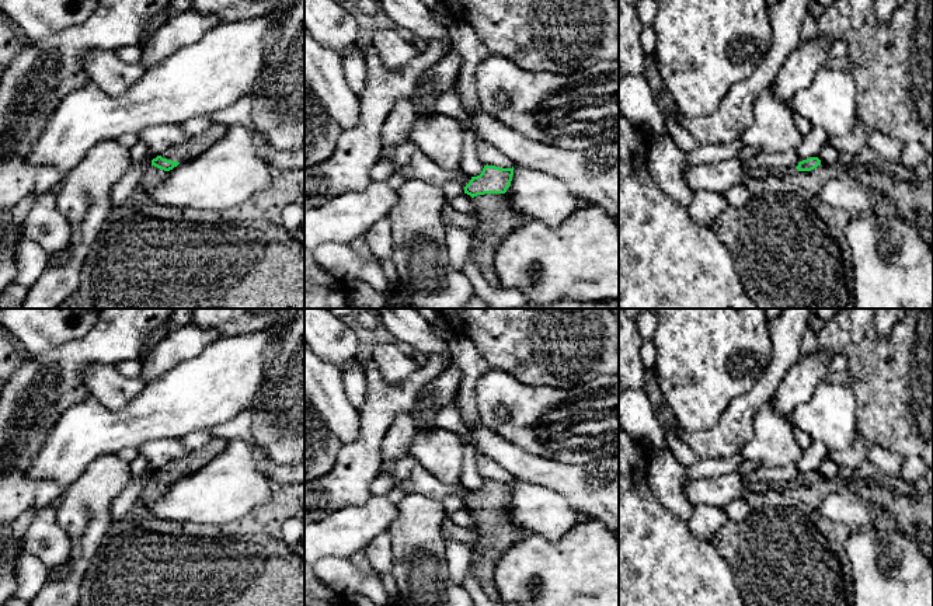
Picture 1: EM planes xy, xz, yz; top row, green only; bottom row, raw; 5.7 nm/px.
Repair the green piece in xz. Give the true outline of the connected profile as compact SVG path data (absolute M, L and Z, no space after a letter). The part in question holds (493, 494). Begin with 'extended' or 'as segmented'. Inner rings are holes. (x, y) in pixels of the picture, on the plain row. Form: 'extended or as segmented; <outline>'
extended; M484 480L481 488L471 491L464 501L464 508L473 512L470 529L478 534L478 540L469 544L471 551L469 571L490 600L499 599L495 586L497 564L511 547L532 534L509 522L509 511L505 506L512 490L514 481Z

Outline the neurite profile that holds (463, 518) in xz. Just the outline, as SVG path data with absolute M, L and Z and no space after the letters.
M462 508L448 518L463 529L470 529L473 525L473 512L467 508Z

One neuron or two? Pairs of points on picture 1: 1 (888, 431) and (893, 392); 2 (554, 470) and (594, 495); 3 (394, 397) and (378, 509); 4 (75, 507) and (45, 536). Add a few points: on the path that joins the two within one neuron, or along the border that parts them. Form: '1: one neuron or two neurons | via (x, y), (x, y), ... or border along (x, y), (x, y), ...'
1: one neuron | via (893, 421), (893, 401)
2: one neuron | via (564, 479), (577, 483), (584, 490)
3: two neurons | border along (372, 495), (362, 504), (341, 508)
4: two neurons | border along (55, 509), (58, 523), (65, 530)

